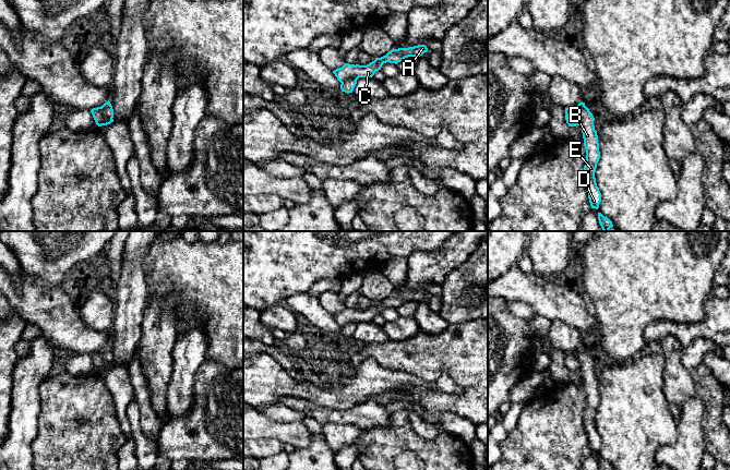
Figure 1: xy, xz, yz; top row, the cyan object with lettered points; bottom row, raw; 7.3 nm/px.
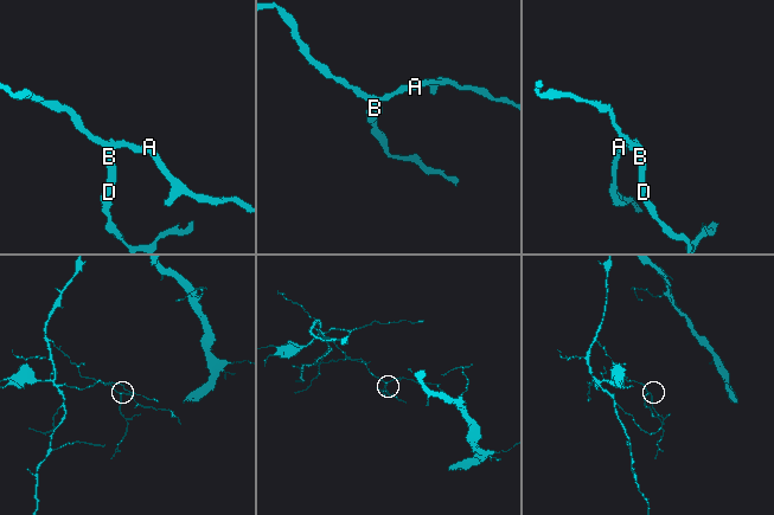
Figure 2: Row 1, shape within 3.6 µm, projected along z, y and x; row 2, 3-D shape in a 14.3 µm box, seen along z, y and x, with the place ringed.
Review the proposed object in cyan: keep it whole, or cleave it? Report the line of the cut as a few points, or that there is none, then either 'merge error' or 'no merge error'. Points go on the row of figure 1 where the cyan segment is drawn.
cut xy (99, 107), (103, 115), (111, 121); merge error

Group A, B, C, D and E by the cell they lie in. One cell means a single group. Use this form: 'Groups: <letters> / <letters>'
Groups: A C / B D E

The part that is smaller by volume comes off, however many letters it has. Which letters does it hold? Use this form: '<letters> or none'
B, D, E

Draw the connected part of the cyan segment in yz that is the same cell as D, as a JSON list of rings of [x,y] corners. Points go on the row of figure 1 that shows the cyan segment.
[[[579,103],[575,107],[576,112],[582,121],[581,128],[586,148],[586,161],[584,166],[584,180],[588,192],[588,198],[591,208],[599,208],[601,202],[601,193],[596,183],[595,172],[600,158],[599,143],[597,131],[595,130],[595,118],[585,103]]]

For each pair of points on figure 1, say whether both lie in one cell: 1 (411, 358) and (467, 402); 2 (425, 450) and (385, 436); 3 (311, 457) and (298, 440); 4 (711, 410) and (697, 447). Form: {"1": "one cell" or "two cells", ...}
{"1": "one cell", "2": "one cell", "3": "two cells", "4": "two cells"}

